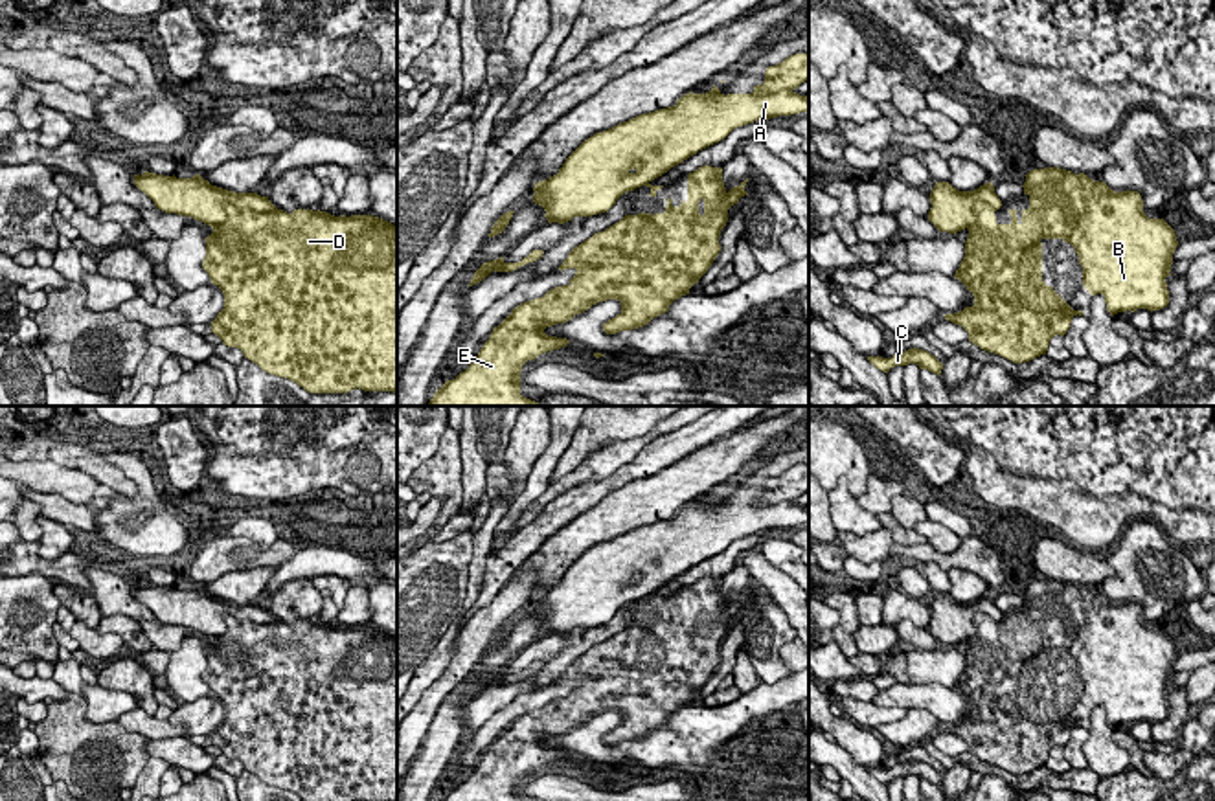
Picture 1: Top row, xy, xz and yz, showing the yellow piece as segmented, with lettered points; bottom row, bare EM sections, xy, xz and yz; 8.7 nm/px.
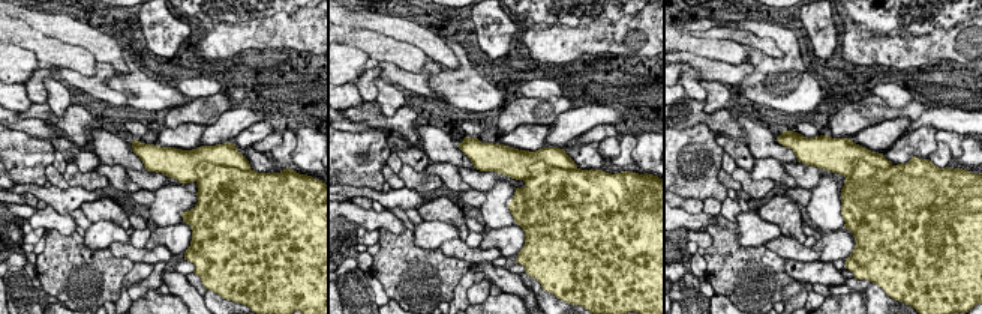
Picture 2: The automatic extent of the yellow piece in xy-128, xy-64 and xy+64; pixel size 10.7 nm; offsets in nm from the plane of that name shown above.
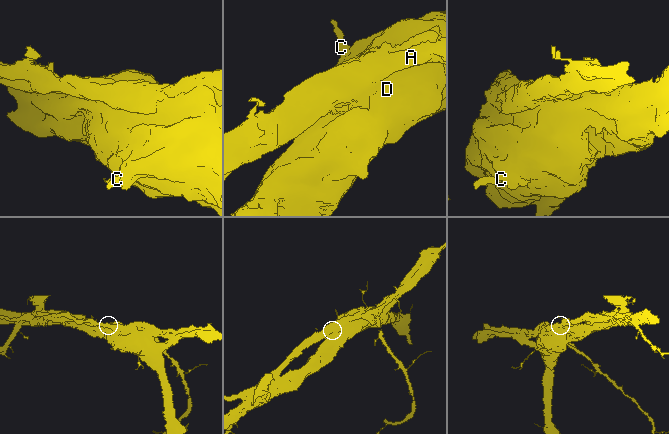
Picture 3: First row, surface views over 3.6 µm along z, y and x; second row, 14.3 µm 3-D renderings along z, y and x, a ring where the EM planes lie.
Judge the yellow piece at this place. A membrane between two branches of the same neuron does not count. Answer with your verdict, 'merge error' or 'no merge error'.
merge error

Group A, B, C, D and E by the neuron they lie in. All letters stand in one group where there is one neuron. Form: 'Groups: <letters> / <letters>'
Groups: A / B C D E

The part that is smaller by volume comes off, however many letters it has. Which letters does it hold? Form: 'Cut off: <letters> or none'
Cut off: A

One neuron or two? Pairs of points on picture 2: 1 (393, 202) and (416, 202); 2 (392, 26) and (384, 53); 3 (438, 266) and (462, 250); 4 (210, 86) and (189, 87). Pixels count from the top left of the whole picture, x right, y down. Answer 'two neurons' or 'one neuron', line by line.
1: one neuron
2: two neurons
3: two neurons
4: one neuron

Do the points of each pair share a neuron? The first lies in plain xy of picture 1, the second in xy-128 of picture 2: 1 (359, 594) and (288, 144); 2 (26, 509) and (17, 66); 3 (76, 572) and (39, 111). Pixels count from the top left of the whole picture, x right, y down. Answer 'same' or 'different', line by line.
1: same
2: different
3: same

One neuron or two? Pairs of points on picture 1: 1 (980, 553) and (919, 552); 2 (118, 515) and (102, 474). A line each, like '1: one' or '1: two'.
1: one
2: two

